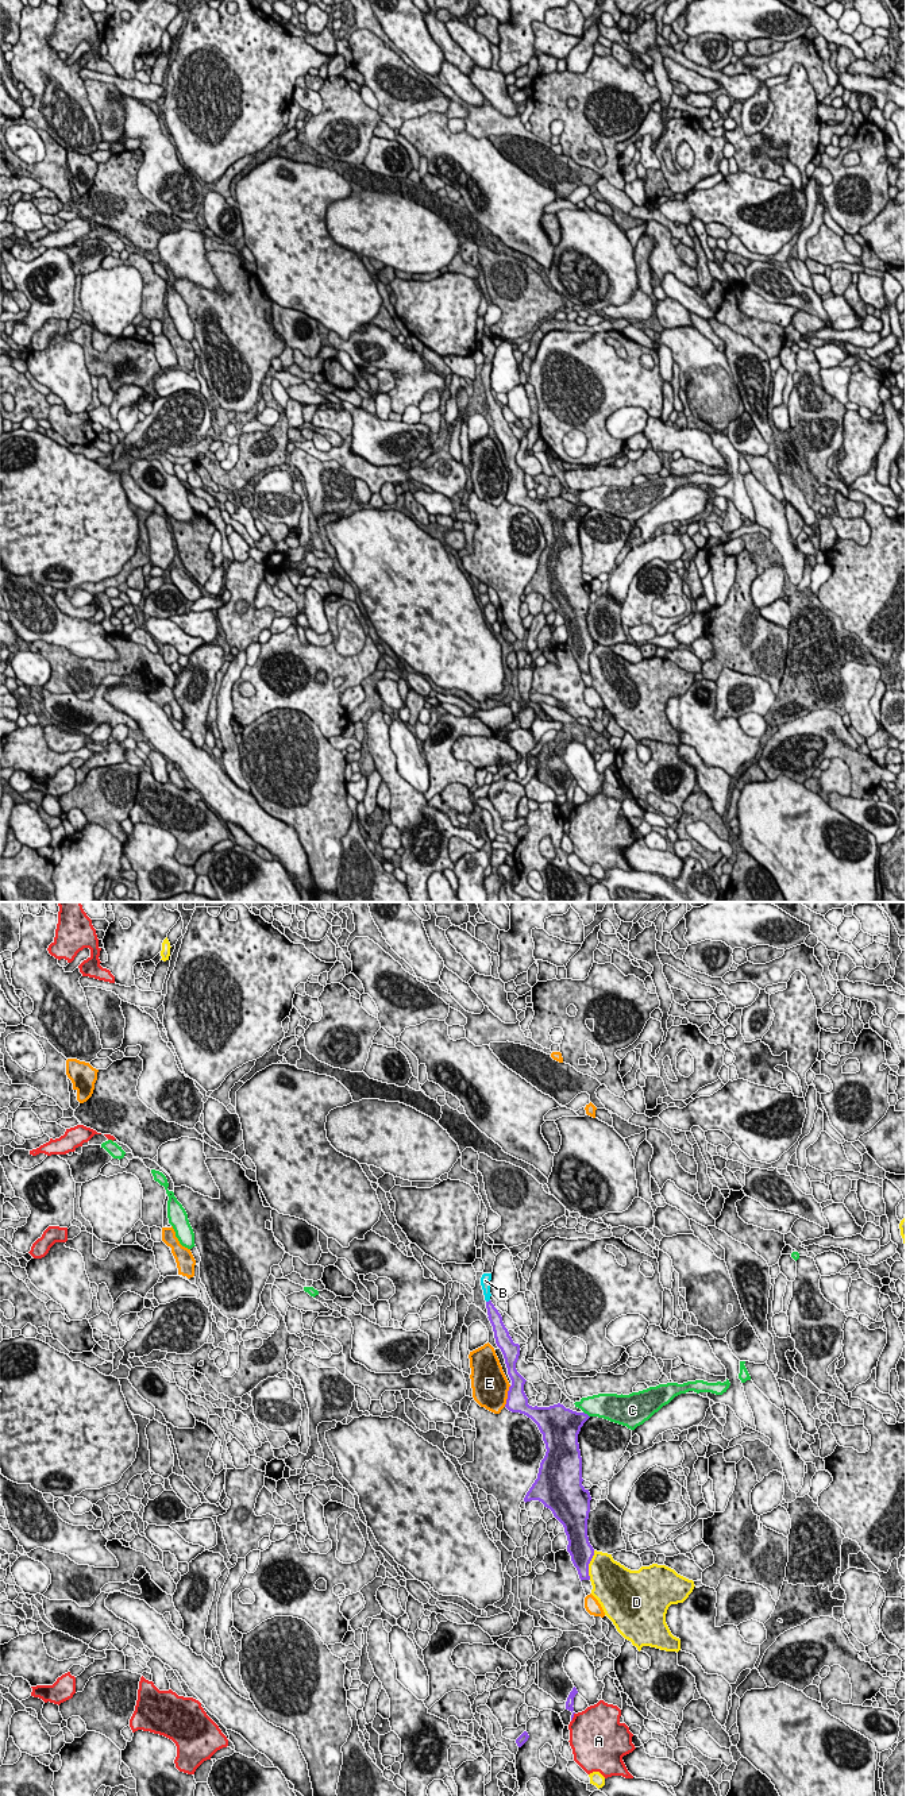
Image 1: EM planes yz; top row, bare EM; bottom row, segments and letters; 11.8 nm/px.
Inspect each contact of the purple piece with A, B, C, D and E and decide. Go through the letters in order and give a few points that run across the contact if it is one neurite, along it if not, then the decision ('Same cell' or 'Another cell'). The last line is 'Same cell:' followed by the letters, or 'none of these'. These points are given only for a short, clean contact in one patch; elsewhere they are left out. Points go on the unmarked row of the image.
A: Another cell
B: Line: yz (494, 409), (489, 393), (485, 373). Same cell
C: Line: yz (583, 504), (589, 509). Another cell
D: Another cell
E: Another cell
Same cell: B

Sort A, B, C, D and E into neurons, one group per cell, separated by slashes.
A / B / C / D / E

